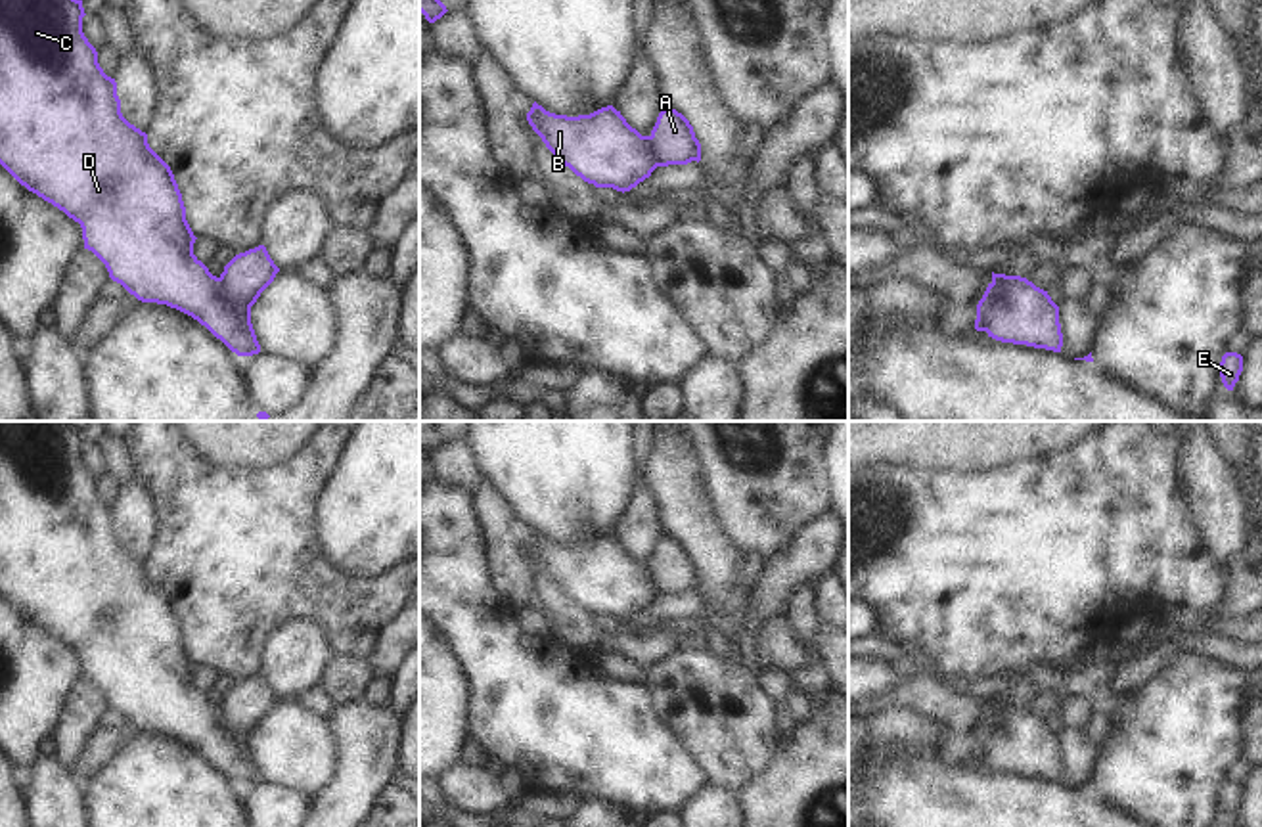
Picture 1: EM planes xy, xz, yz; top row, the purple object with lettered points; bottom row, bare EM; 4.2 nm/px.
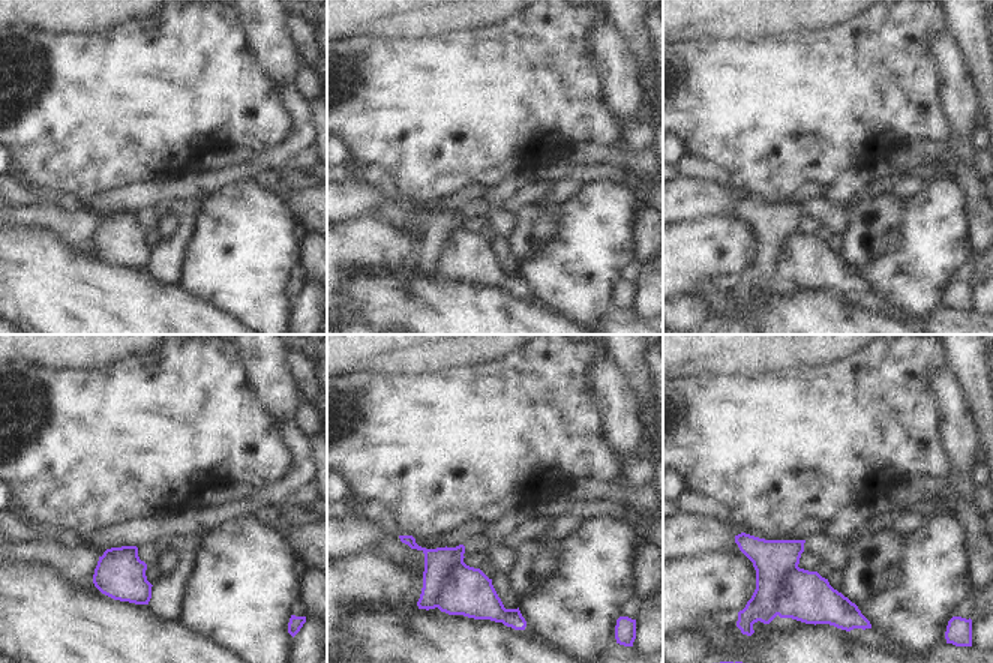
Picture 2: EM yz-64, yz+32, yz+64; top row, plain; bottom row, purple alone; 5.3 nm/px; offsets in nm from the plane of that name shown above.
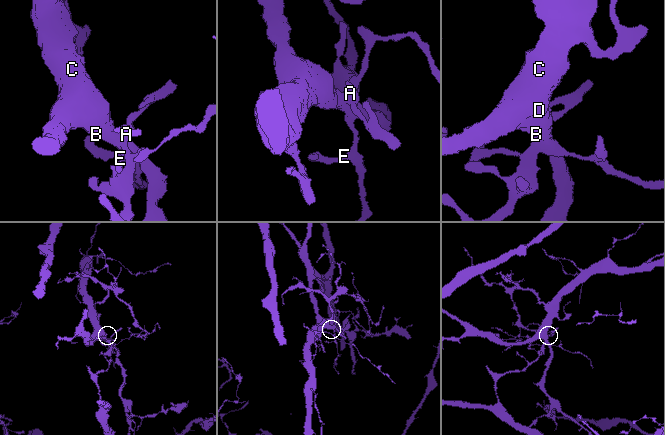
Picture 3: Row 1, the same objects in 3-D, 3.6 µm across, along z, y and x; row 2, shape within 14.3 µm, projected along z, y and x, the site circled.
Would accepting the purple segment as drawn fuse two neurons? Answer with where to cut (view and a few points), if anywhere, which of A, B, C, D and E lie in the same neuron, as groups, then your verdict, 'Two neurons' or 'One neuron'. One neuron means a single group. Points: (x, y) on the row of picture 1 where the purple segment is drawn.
Split along yz (1008, 276), (994, 284), (985, 314), (985, 330). Groups: A / B C D E. Two neurons

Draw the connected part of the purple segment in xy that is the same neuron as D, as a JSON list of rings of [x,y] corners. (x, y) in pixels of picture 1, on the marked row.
[[[0,0],[0,165],[29,191],[79,222],[84,249],[138,301],[192,316],[237,356],[259,354],[251,310],[236,310],[220,278],[193,255],[197,237],[186,220],[174,174],[149,147],[147,134],[123,117],[117,82],[103,73],[96,48],[82,33],[84,15],[82,0]]]

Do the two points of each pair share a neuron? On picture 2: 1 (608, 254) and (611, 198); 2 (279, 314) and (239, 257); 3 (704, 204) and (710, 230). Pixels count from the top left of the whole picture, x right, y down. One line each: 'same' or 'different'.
1: same
2: same
3: different

